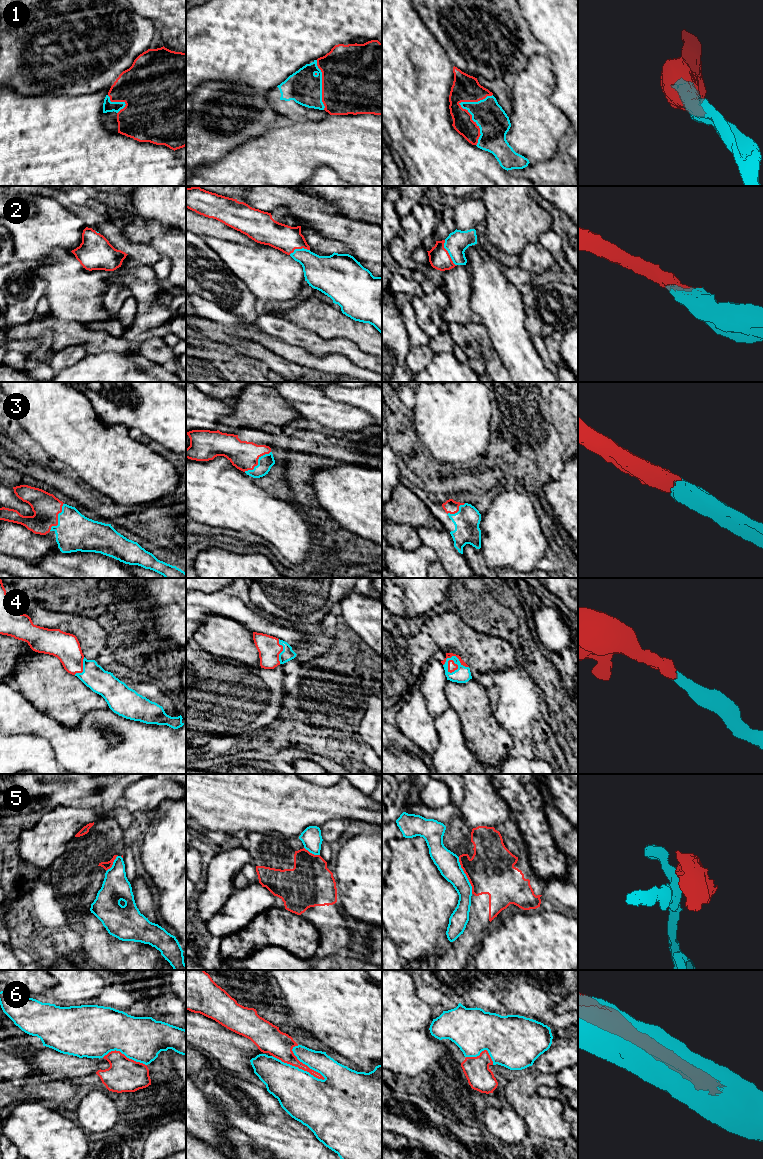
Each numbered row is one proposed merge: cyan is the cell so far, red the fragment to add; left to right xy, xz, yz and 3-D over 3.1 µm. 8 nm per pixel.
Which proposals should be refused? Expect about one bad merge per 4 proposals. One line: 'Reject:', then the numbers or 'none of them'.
Reject: 5, 6

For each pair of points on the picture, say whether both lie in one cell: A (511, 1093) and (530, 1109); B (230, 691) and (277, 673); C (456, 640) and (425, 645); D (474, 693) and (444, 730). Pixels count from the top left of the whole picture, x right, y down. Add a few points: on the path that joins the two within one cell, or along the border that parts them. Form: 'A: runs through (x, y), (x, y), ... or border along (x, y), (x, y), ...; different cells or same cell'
A: runs through (516, 1098), (525, 1106); same cell
B: runs through (242, 691), (259, 691), (265, 685); same cell
C: runs through (448, 640), (435, 641), (433, 643); same cell
D: border along (450, 706), (459, 718), (464, 736); different cells

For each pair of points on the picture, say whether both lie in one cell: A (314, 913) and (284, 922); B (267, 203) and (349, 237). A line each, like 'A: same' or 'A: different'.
A: different
B: same

